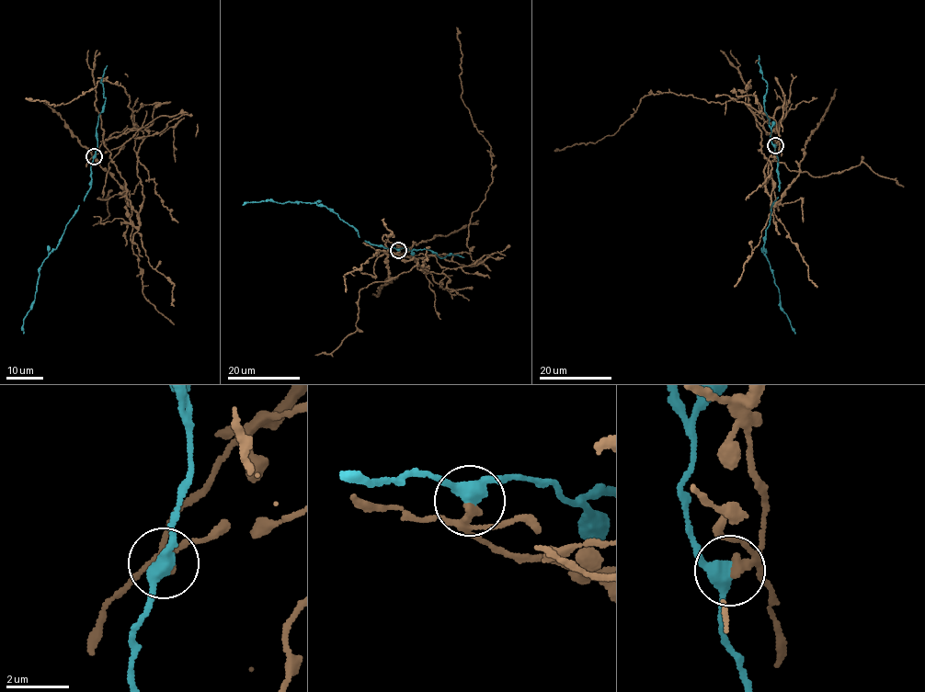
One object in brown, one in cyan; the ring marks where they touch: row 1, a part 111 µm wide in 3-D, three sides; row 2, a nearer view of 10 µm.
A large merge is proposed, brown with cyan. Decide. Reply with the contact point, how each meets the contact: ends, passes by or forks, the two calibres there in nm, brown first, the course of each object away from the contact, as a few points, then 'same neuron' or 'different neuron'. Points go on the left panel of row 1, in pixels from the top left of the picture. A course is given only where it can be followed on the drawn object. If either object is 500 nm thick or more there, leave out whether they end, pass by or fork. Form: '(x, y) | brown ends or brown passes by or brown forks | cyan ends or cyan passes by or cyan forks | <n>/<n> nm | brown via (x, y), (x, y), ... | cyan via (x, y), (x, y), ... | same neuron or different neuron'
(94, 156) | brown forks | cyan passes by | 200/400 nm | brown via (95, 156), (103, 141), (130, 130), (137, 130), (128, 141), (142, 136), (137, 214), (96, 107), (97, 50) | cyan via (95, 156), (90, 187), (66, 224), (59, 244), (40, 267), (34, 302), (24, 319), (23, 334) | different neuron

